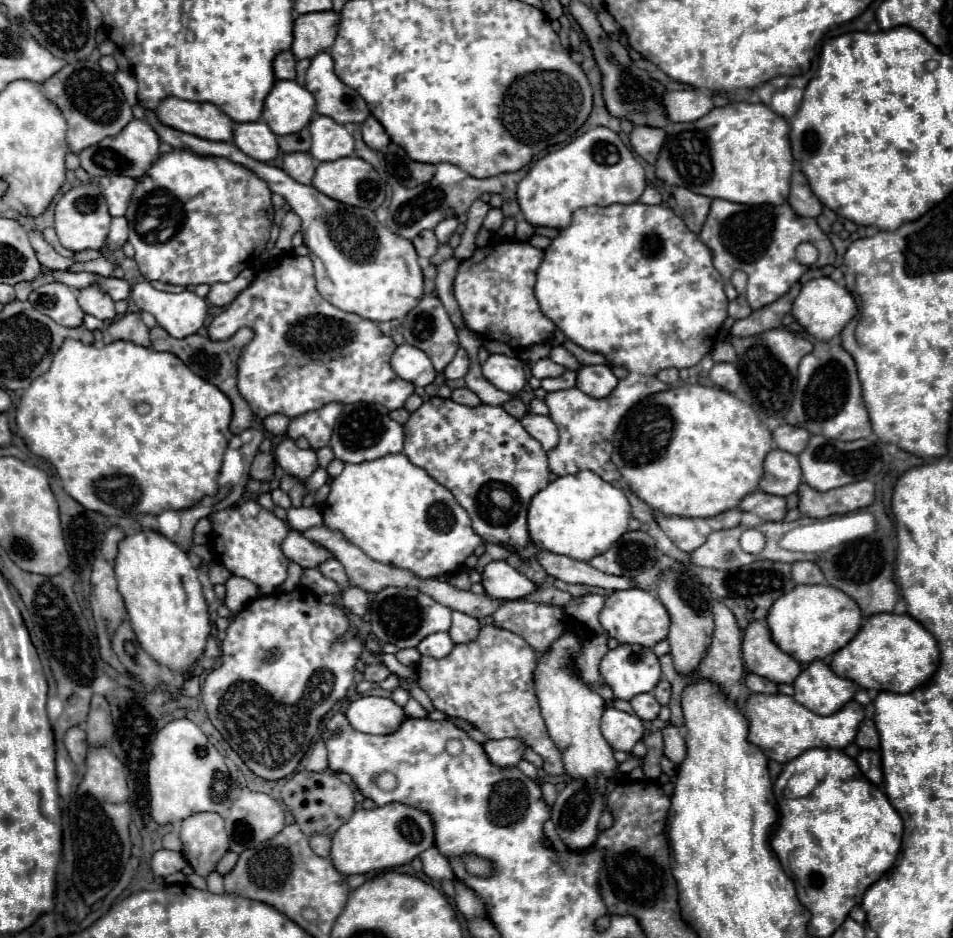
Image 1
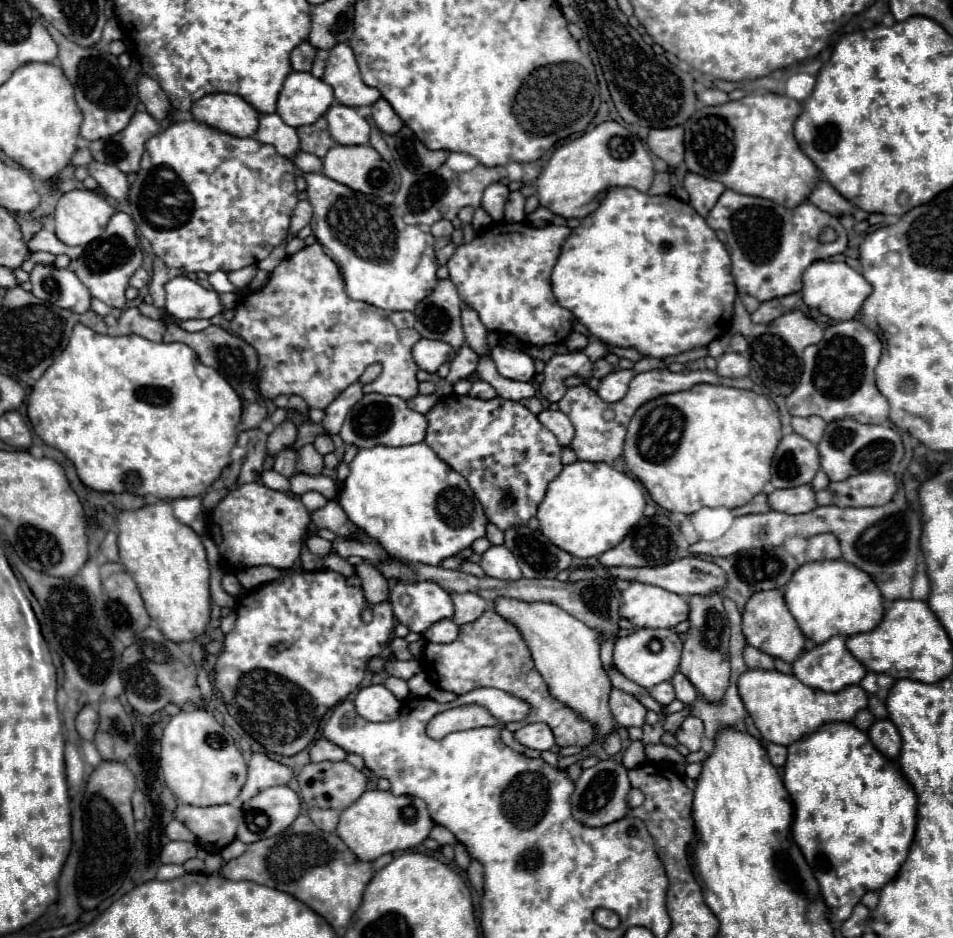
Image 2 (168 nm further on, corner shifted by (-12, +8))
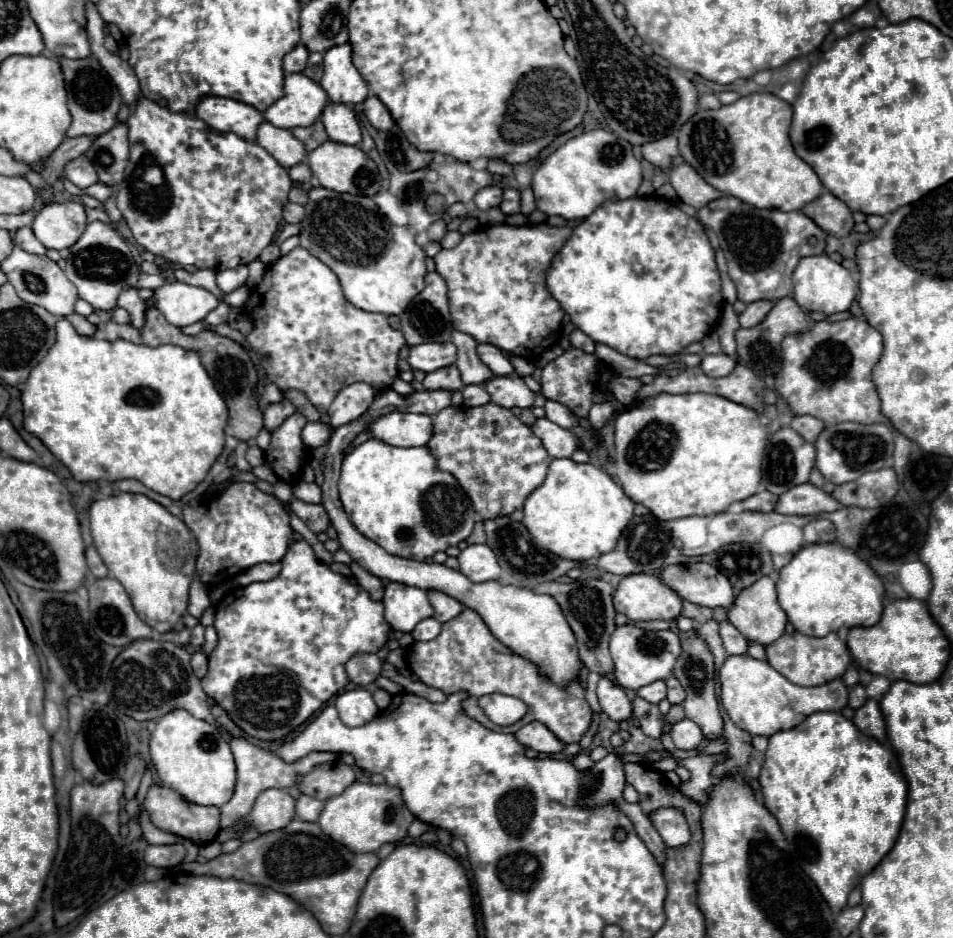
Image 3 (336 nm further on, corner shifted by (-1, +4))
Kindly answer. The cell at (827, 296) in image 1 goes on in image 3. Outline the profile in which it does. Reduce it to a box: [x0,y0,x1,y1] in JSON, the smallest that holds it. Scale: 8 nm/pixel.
[794,256,858,314]

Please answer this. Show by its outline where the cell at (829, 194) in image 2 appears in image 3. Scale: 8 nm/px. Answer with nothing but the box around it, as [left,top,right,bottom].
[802,192,854,238]

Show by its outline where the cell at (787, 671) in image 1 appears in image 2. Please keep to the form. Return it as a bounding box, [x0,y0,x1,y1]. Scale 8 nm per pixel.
[743,590,805,664]

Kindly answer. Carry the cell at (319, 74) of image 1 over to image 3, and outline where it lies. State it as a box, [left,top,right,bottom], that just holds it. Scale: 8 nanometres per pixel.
[320,44,368,104]

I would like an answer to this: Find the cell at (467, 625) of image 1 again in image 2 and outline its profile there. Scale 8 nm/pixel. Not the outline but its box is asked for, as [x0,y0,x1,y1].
[451,594,489,626]

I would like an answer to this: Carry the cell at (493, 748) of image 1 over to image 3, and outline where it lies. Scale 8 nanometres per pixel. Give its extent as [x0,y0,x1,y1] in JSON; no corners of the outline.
[516,722,564,754]

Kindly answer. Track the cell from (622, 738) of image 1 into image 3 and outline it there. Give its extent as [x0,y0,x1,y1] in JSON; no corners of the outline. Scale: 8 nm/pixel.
[596,676,632,722]

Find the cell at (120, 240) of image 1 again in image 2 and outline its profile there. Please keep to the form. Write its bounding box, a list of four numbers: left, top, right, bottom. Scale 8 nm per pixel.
[73,212,143,310]

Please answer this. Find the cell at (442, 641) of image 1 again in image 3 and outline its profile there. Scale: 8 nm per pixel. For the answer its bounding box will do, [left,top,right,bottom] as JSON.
[412,618,440,640]

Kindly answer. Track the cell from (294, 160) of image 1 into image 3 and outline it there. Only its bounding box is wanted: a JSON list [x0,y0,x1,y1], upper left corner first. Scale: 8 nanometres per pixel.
[288,162,312,184]

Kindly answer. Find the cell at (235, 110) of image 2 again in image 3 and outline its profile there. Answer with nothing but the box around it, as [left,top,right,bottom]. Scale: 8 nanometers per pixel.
[196,98,264,140]

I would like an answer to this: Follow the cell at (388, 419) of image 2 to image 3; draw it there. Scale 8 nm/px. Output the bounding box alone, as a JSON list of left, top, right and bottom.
[366,412,432,446]

